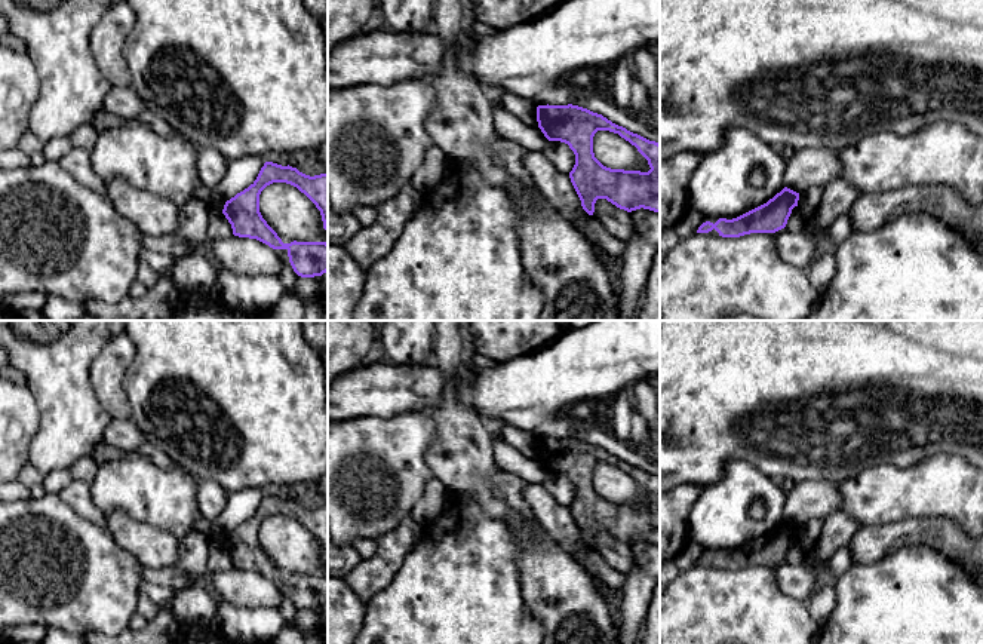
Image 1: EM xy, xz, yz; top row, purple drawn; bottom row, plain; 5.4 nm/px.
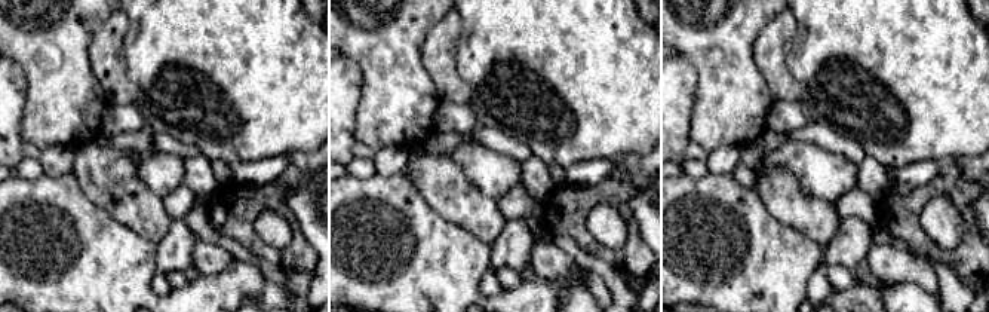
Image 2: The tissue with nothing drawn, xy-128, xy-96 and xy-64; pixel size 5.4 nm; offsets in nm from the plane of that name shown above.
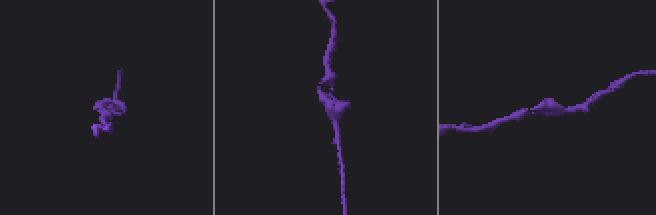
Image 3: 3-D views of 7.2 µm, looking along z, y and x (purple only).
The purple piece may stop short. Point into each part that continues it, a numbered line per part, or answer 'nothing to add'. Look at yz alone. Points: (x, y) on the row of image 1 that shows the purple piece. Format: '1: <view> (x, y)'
nothing to add

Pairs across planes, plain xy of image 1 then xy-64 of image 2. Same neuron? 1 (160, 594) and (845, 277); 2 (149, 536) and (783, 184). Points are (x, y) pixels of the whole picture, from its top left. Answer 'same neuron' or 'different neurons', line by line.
1: same neuron
2: same neuron

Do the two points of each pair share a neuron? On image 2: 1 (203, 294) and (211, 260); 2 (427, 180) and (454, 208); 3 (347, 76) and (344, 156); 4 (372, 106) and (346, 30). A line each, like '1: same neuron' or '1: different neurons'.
1: different neurons
2: same neuron
3: same neuron
4: same neuron

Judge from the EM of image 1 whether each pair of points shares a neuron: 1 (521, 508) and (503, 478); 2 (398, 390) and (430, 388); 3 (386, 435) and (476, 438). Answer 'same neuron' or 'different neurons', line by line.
1: same neuron
2: same neuron
3: different neurons

